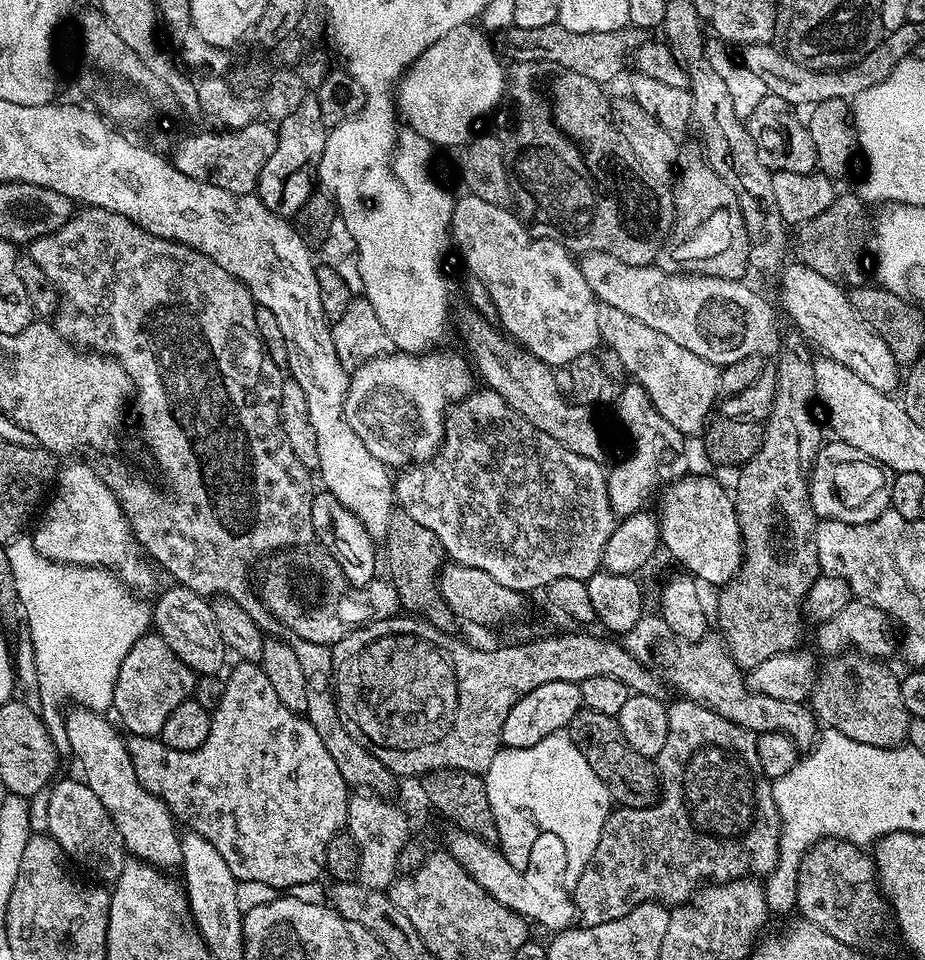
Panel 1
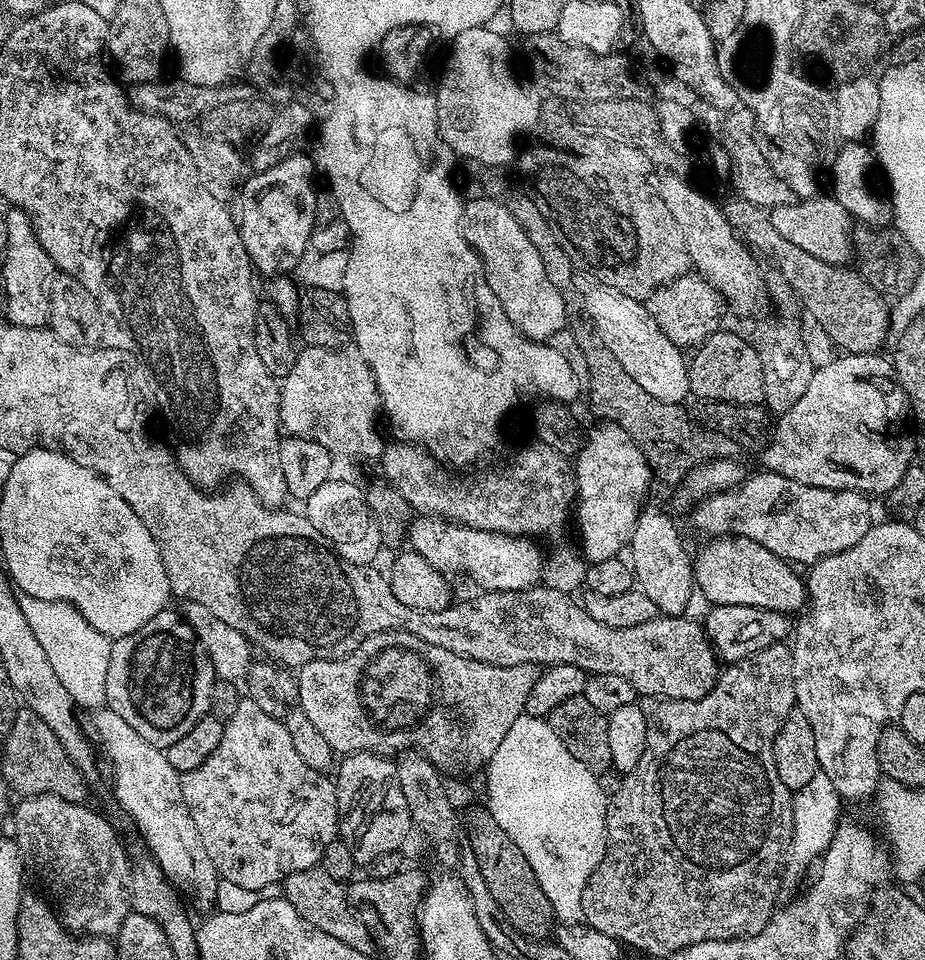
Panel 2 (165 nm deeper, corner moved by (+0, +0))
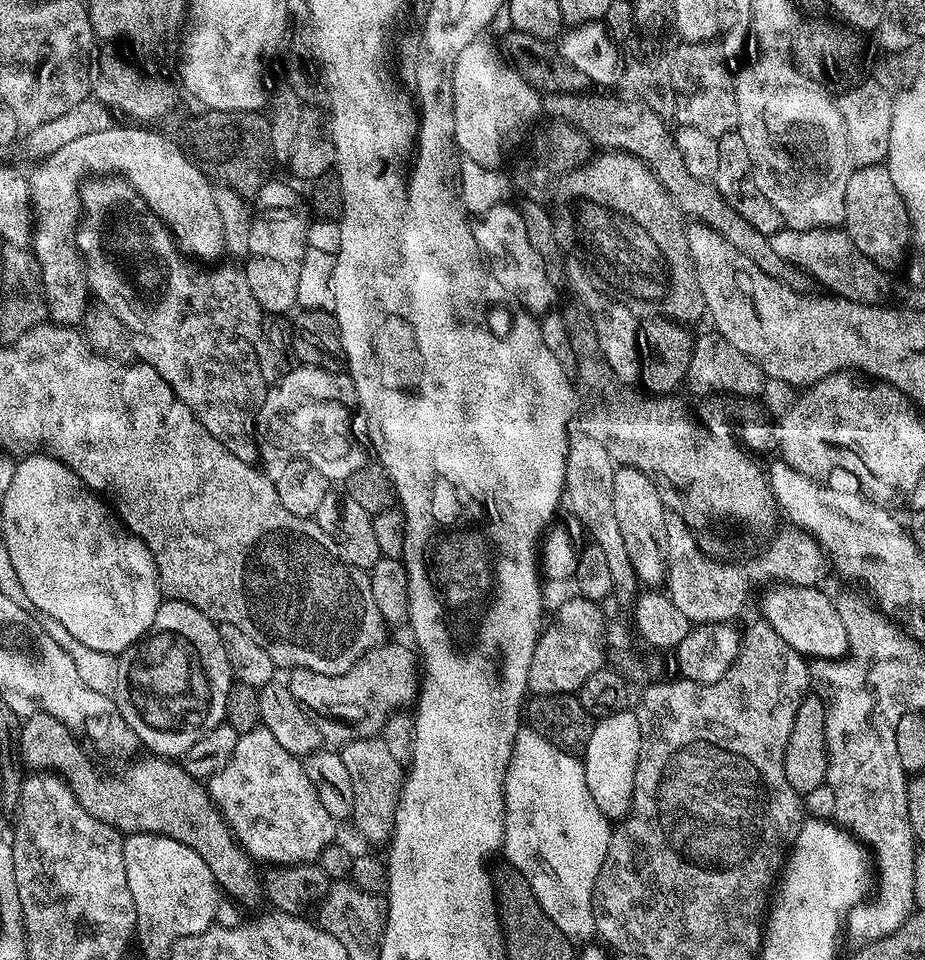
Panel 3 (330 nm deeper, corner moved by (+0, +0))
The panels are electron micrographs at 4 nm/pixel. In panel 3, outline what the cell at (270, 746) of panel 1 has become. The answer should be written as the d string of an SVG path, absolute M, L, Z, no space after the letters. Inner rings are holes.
M264 727L249 732L241 732L238 746L234 746L234 758L222 766L218 774L207 781L206 787L212 800L220 808L220 813L232 827L236 843L248 851L253 861L268 860L269 865L278 864L310 864L319 861L325 846L337 839L337 821L326 814L326 806L318 798L318 790L310 786L310 778L306 778L301 757L292 756Z

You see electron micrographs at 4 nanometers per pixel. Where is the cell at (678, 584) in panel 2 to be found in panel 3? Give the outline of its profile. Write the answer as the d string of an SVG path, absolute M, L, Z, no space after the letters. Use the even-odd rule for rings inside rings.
M620 466L613 474L613 496L615 517L626 542L630 563L637 572L639 583L656 586L664 579L666 561L664 559L664 535L666 534L666 509L660 492L654 482L642 470Z

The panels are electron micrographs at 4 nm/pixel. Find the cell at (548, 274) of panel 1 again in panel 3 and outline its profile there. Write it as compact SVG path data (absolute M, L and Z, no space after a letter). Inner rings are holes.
M508 202L490 207L472 224L472 233L488 267L492 269L494 278L498 278L498 282L502 282L502 286L510 290L512 297L523 308L533 314L543 314L553 307L552 299L558 292L557 287L550 282L538 250L530 246L526 222L519 207L511 208Z

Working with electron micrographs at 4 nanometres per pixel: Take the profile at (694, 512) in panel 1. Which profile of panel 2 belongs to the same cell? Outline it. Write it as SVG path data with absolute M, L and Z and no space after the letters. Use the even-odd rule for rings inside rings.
M730 536L727 538L720 538L717 539L715 542L708 542L708 545L705 546L704 549L701 550L700 553L695 553L694 556L694 584L695 587L698 589L699 595L700 592L702 595L705 596L706 599L709 600L709 605L719 605L725 604L726 606L750 606L750 607L758 607L762 608L766 611L776 611L785 614L793 614L792 612L796 612L799 610L800 607L805 607L808 604L808 590L806 587L806 580L803 575L800 576L795 567L789 564L788 561L783 560L782 558L778 558L775 556L773 552L770 550L766 550L764 546L758 544L751 540L750 538L742 538L741 536Z

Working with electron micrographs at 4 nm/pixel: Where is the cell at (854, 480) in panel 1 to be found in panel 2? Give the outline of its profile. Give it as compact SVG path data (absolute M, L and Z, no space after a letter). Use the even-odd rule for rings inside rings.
M760 470L757 476L749 475L736 487L701 501L692 508L690 517L693 526L705 532L708 538L750 538L793 566L811 566L824 556L832 556L835 552L854 546L854 542L861 540L872 529L872 504L873 501L862 492L835 492L829 488L815 488L794 482L782 474Z

